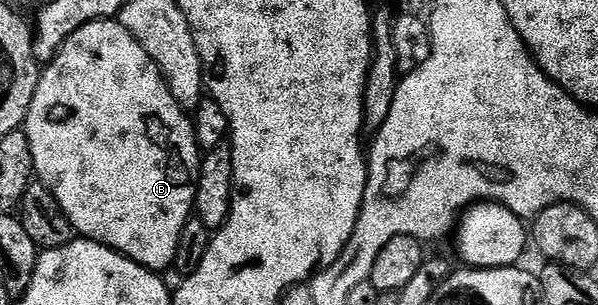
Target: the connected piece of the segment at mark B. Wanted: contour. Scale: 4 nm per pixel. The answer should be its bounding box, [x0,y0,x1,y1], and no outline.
[25,19,201,274]

